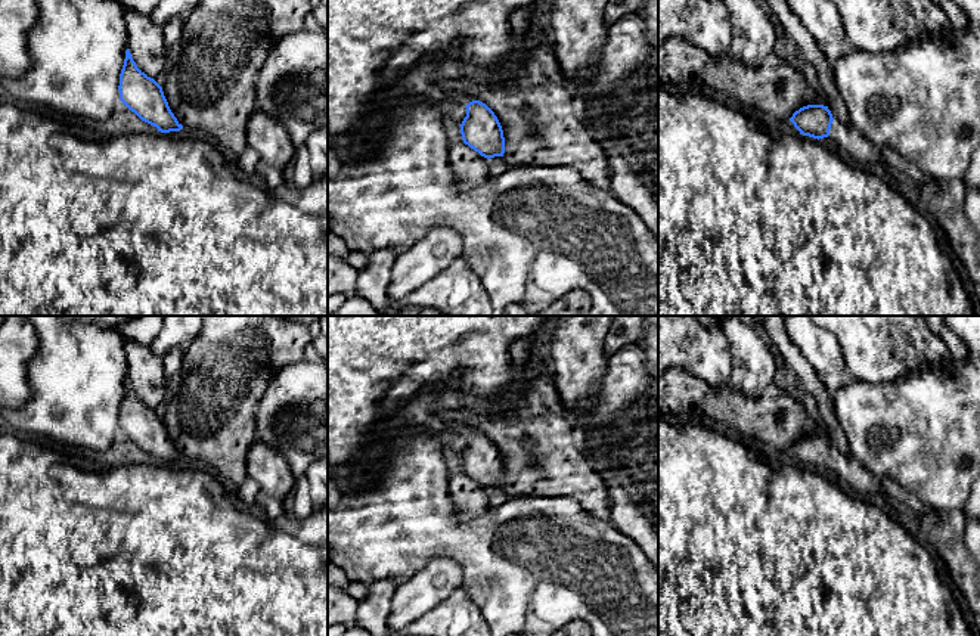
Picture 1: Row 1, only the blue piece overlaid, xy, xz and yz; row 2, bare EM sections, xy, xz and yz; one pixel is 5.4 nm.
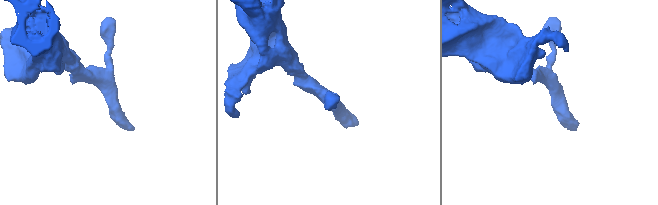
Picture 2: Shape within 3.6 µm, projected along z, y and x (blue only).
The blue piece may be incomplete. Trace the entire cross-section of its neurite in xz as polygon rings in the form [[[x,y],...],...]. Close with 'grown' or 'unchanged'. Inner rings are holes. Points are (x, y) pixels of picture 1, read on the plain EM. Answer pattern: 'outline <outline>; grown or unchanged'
outline [[[472,431],[465,438],[466,447],[460,454],[463,474],[487,490],[503,487],[505,468],[494,443],[480,431]]]; unchanged

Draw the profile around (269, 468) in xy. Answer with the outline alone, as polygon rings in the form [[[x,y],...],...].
[[[258,440],[248,452],[248,475],[258,483],[264,494],[280,500],[294,490],[297,483],[286,459]]]

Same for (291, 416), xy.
[[[301,360],[273,372],[255,409],[255,437],[286,459],[297,480],[313,462],[328,457],[328,366]]]

